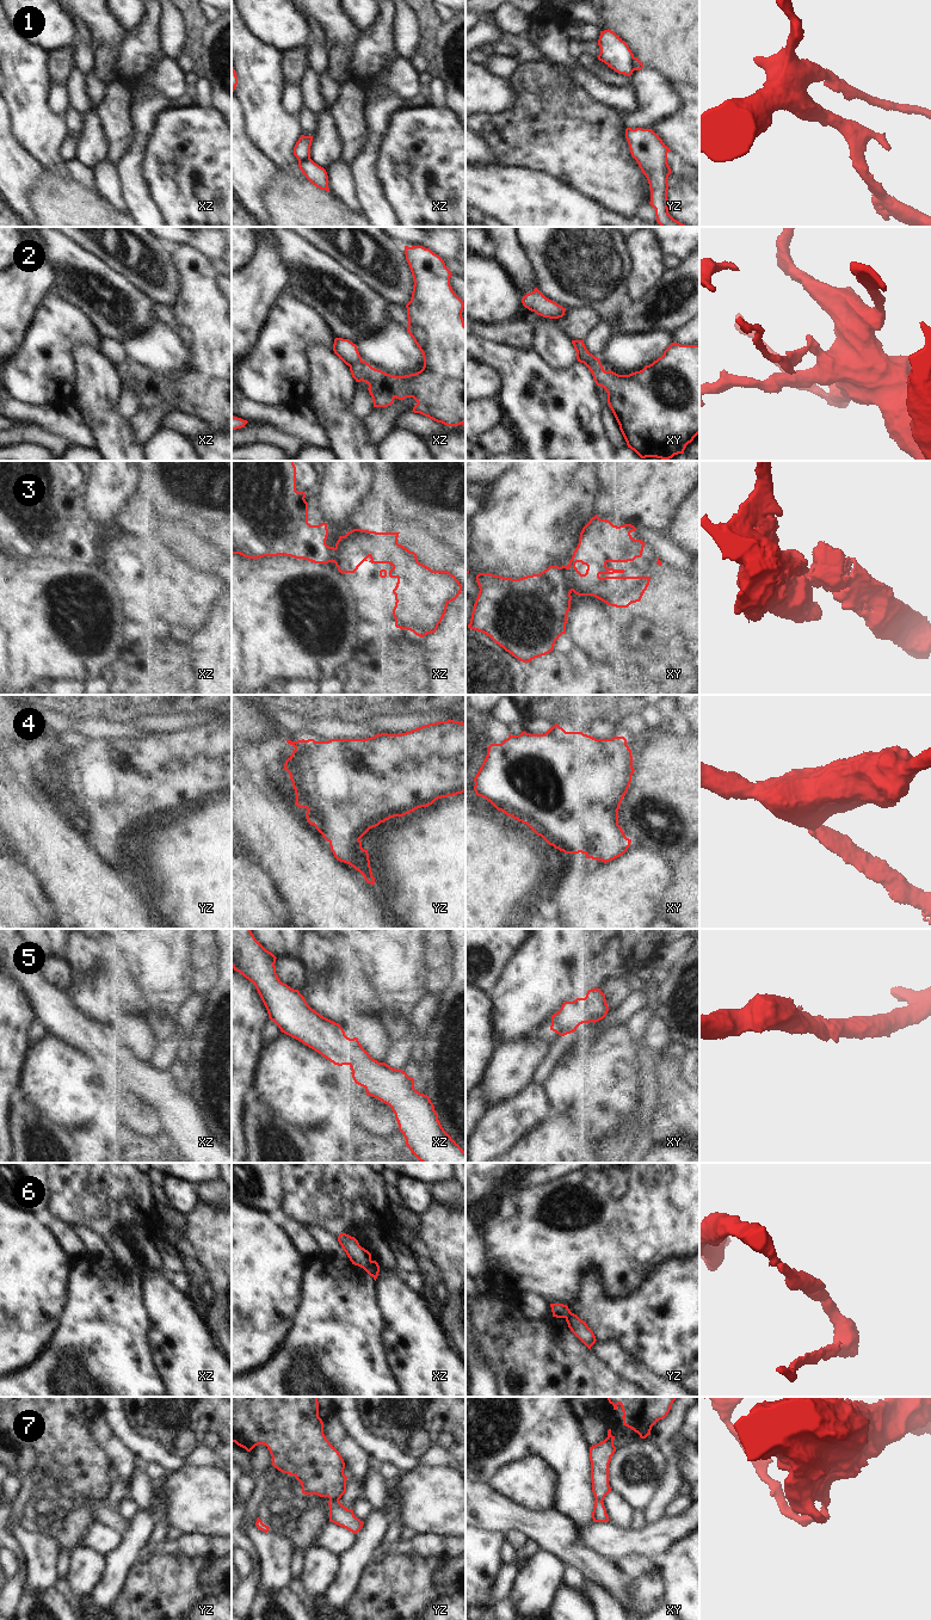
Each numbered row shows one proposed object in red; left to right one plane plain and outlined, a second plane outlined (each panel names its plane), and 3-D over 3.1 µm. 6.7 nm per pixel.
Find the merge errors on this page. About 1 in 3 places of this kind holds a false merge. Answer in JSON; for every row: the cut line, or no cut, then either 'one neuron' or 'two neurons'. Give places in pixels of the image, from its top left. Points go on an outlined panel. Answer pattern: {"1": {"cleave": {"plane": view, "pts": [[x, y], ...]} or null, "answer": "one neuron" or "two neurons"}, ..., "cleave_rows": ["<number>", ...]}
{"1": {"cleave": {"plane": "yz", "pts": [[634, 57], [632, 61], [633, 69]]}, "answer": "two neurons"}, "2": {"cleave": {"plane": "xz", "pts": [[361, 359], [350, 367]]}, "answer": "two neurons"}, "3": {"cleave": {"plane": "xy", "pts": [[567, 567], [568, 586], [572, 590]]}, "answer": "two neurons"}, "4": {"cleave": null, "answer": "one neuron"}, "5": {"cleave": null, "answer": "one neuron"}, "6": {"cleave": {"plane": "xz", "pts": [[376, 1262], [362, 1267]]}, "answer": "two neurons"}, "7": {"cleave": {"plane": "yz", "pts": [[330, 1498], [338, 1501]]}, "answer": "two neurons"}, "cleave_rows": ["1", "2", "3", "6", "7"]}

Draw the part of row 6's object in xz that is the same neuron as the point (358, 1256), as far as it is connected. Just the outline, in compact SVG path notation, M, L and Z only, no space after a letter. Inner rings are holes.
M340 1233L338 1242L341 1245L343 1250L346 1252L352 1264L363 1268L368 1264L377 1263L376 1261L371 1259L371 1254L362 1248L354 1237L351 1237L346 1233Z

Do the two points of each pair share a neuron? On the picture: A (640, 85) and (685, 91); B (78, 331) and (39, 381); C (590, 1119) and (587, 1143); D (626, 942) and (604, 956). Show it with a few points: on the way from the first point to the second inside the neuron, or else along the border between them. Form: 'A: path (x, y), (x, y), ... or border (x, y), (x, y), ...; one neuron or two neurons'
A: border (671, 82), (682, 99), (682, 105), (667, 117); two neurons
B: path (66, 343), (41, 369); one neuron
C: border (563, 1114), (589, 1131), (597, 1126), (603, 1138); two neurons
D: path (621, 942), (609, 952); one neuron

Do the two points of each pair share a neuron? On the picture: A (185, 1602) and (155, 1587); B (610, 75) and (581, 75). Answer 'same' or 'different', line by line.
A: same
B: different

